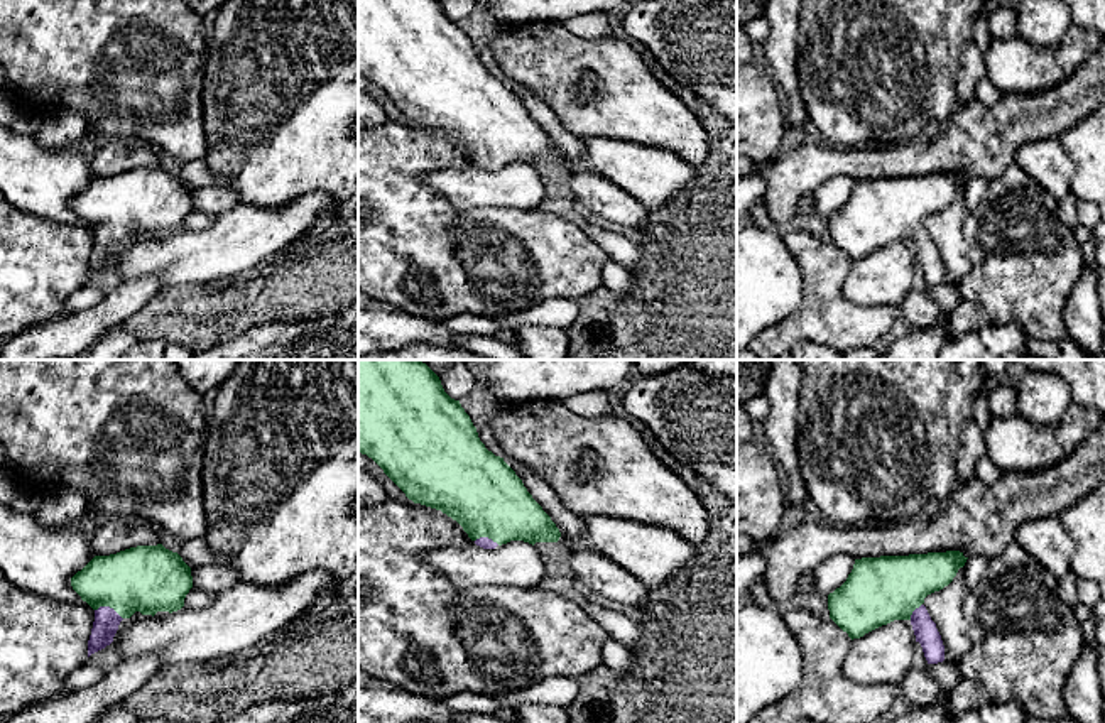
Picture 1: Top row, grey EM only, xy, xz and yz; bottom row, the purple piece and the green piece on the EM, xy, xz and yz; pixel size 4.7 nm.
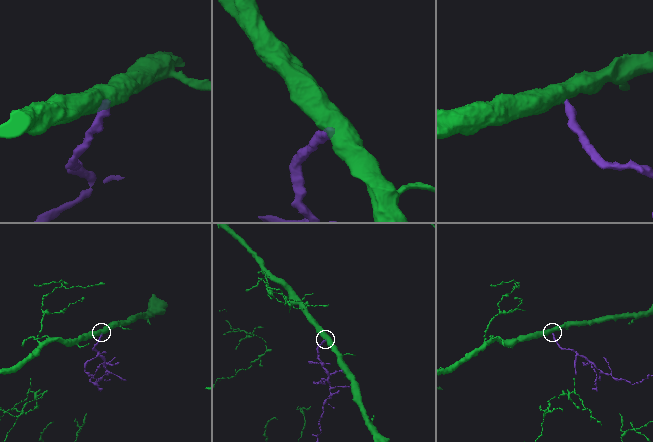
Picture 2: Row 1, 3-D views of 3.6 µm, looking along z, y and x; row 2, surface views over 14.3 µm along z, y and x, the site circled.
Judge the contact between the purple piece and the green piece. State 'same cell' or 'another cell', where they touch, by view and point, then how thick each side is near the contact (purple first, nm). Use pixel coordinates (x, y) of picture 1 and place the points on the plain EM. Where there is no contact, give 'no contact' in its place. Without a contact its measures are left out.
same cell | xy (108, 228) | 120/320 nm

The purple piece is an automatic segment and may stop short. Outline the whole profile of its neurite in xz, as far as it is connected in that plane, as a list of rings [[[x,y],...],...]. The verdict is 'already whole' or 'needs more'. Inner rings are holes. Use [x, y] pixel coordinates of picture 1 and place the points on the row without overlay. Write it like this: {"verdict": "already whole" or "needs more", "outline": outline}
{"verdict": "needs more", "outline": [[[358,0],[358,73],[372,79],[384,91],[384,95],[406,115],[409,122],[441,132],[456,142],[468,155],[468,159],[483,171],[495,171],[497,167],[507,166],[510,162],[524,162],[532,167],[536,164],[558,164],[561,159],[556,145],[532,120],[515,93],[504,83],[504,79],[495,78],[485,69],[470,37],[465,34],[460,22],[451,20],[444,14],[439,0]]]}

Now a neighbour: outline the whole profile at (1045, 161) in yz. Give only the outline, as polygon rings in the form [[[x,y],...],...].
[[[1058,137],[1024,144],[1015,154],[1015,164],[1058,203],[1071,193],[1075,166]]]

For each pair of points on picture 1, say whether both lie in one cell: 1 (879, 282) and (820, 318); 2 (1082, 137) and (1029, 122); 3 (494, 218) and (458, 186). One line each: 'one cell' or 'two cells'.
1: two cells
2: two cells
3: two cells

